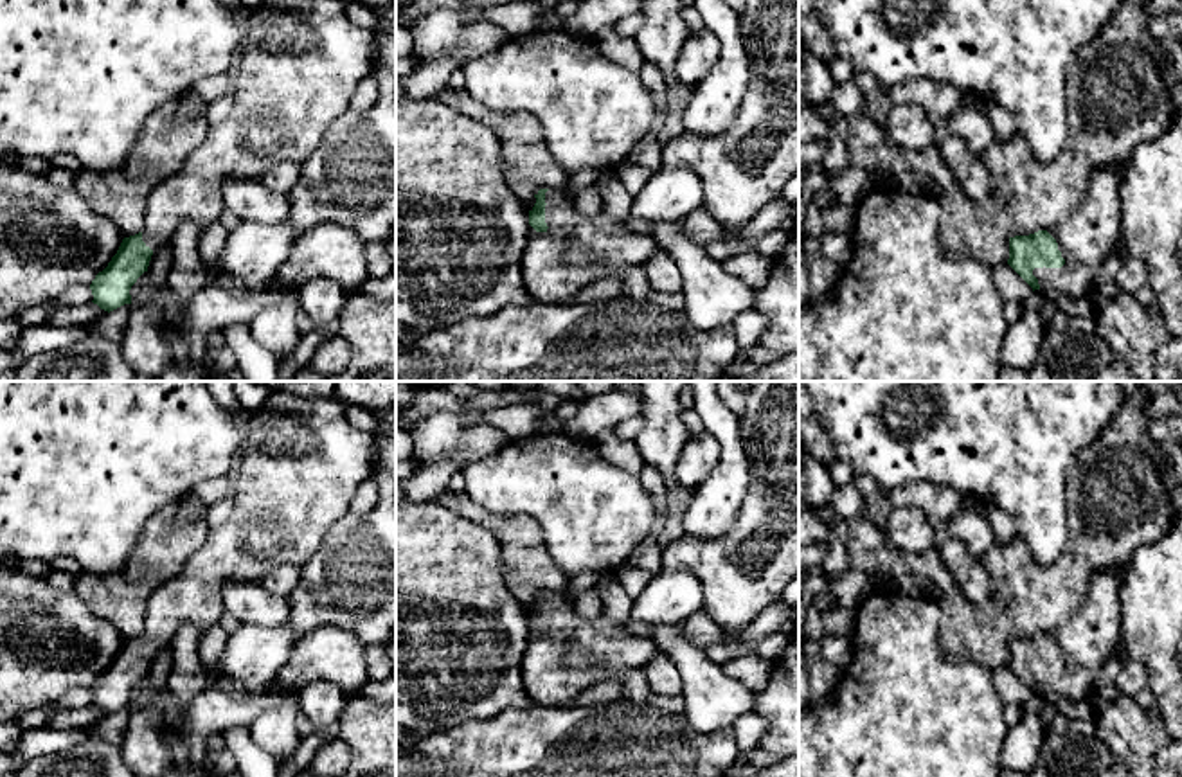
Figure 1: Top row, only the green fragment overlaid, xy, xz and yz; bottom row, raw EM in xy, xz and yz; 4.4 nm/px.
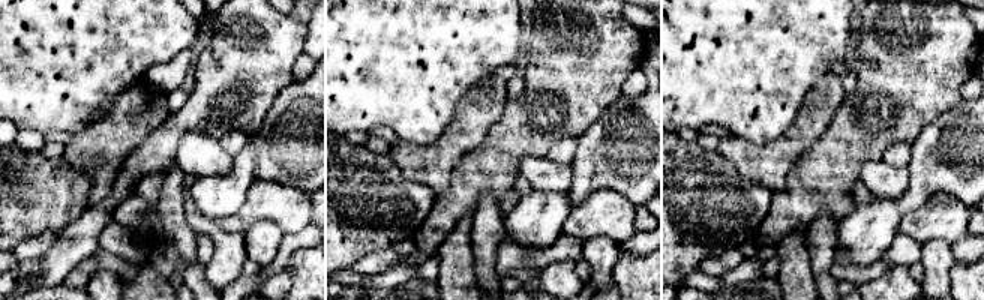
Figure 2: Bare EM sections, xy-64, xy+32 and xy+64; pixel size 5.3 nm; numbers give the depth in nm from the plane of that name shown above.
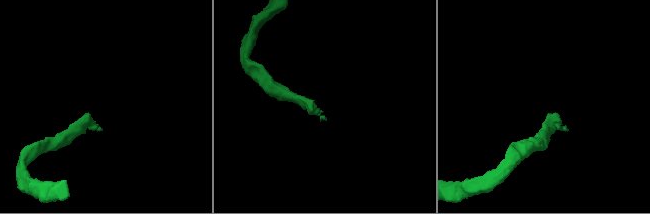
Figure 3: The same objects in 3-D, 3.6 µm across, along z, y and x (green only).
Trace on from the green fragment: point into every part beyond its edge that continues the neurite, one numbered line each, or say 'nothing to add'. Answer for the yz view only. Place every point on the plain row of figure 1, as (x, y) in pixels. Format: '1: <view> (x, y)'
1: yz (1087, 641)

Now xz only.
1: xz (576, 653)

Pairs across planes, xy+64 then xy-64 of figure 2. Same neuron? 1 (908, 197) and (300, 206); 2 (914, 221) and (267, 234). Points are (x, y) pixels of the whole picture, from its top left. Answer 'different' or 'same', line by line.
1: different
2: different

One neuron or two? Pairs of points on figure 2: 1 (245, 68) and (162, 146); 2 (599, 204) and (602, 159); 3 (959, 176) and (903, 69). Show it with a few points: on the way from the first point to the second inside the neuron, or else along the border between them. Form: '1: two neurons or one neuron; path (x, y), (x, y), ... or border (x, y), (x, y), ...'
1: one neuron; path (224, 87), (216, 90), (182, 125)
2: two neurons; border (633, 204), (620, 194), (599, 189), (572, 210)
3: two neurons; border (962, 102), (942, 111), (911, 144)

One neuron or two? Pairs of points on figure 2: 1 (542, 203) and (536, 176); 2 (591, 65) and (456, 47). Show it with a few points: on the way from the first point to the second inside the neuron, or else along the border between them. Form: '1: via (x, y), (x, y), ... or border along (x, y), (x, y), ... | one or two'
1: border along (533, 188), (567, 192) | two
2: border along (528, 20), (530, 38), (524, 51) | two

